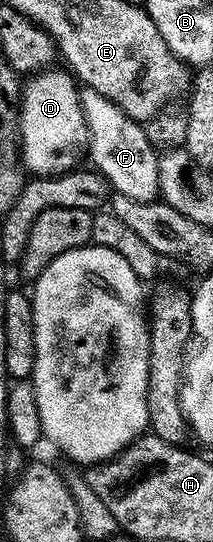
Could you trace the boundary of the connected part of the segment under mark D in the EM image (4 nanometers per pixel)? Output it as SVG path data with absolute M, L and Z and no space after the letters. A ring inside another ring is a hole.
M47 68L39 70L25 79L18 107L18 134L20 137L20 162L31 175L49 176L65 174L79 165L78 157L83 157L88 146L85 113L82 110L80 86L69 69Z

